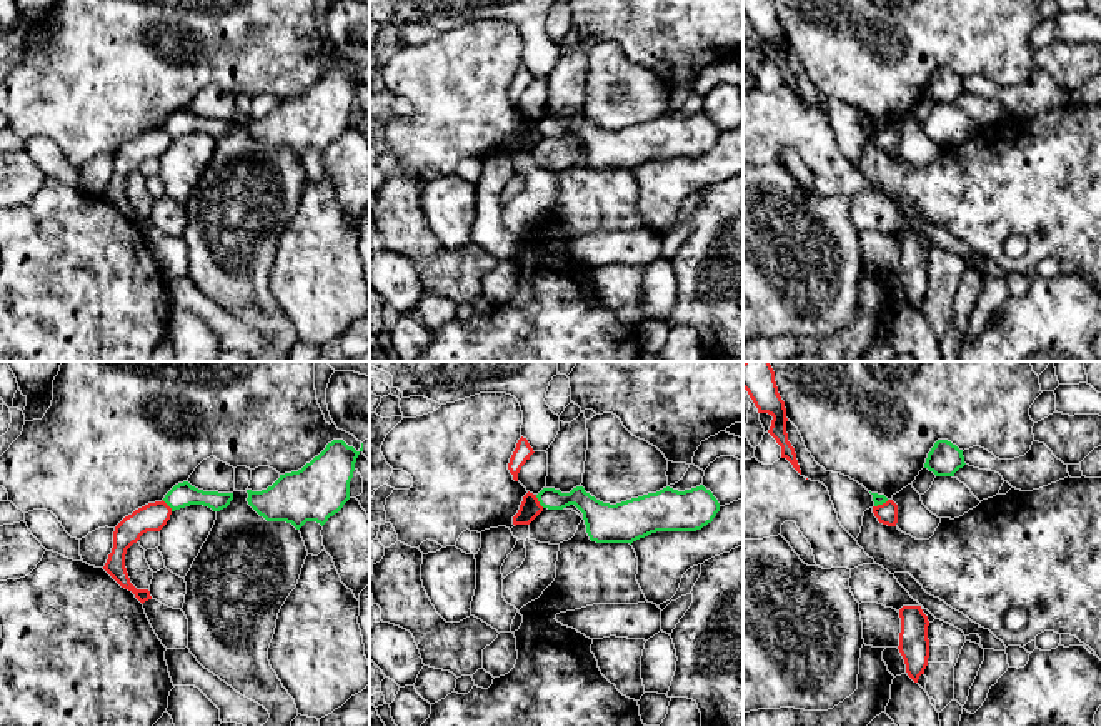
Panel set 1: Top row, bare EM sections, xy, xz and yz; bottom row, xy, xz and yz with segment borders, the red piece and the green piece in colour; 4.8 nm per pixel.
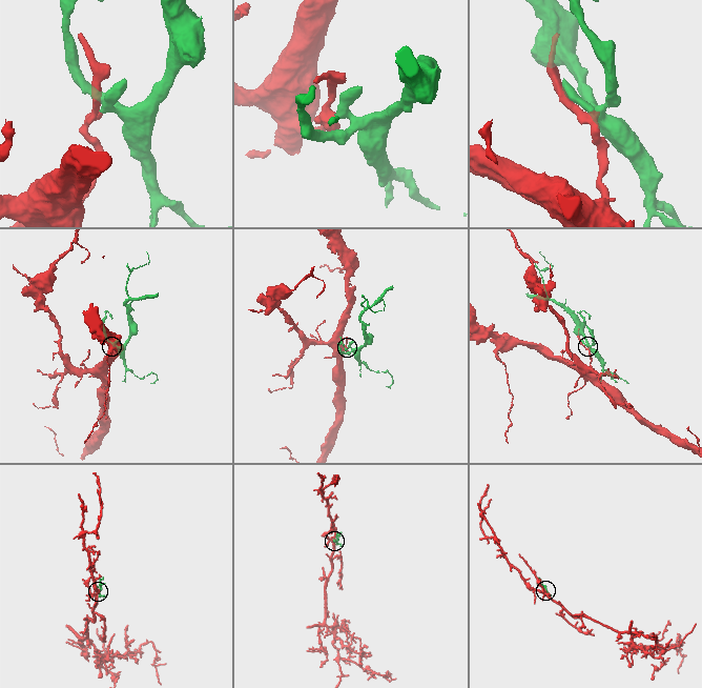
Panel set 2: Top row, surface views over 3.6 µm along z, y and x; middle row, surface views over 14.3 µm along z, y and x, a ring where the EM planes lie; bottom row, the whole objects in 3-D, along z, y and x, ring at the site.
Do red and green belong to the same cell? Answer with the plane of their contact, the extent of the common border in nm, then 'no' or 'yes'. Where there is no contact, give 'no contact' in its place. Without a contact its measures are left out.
meets red in xz; contact 80 nm long; no

